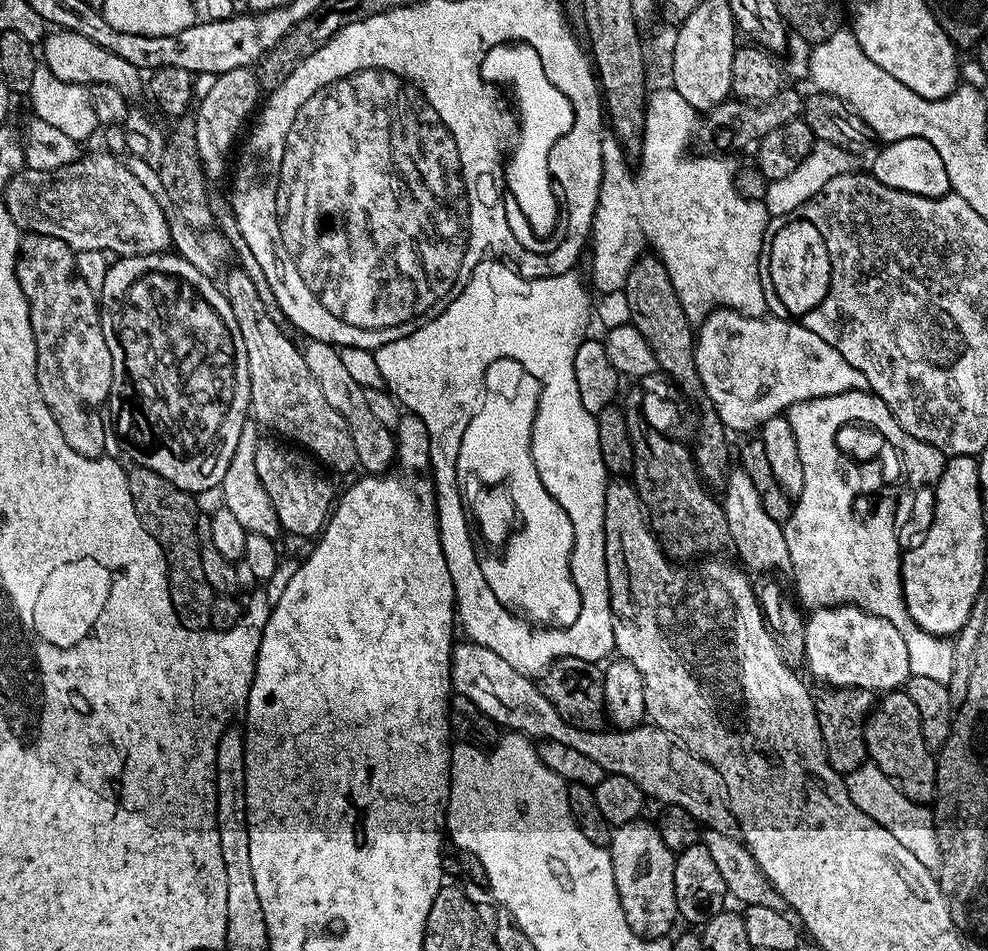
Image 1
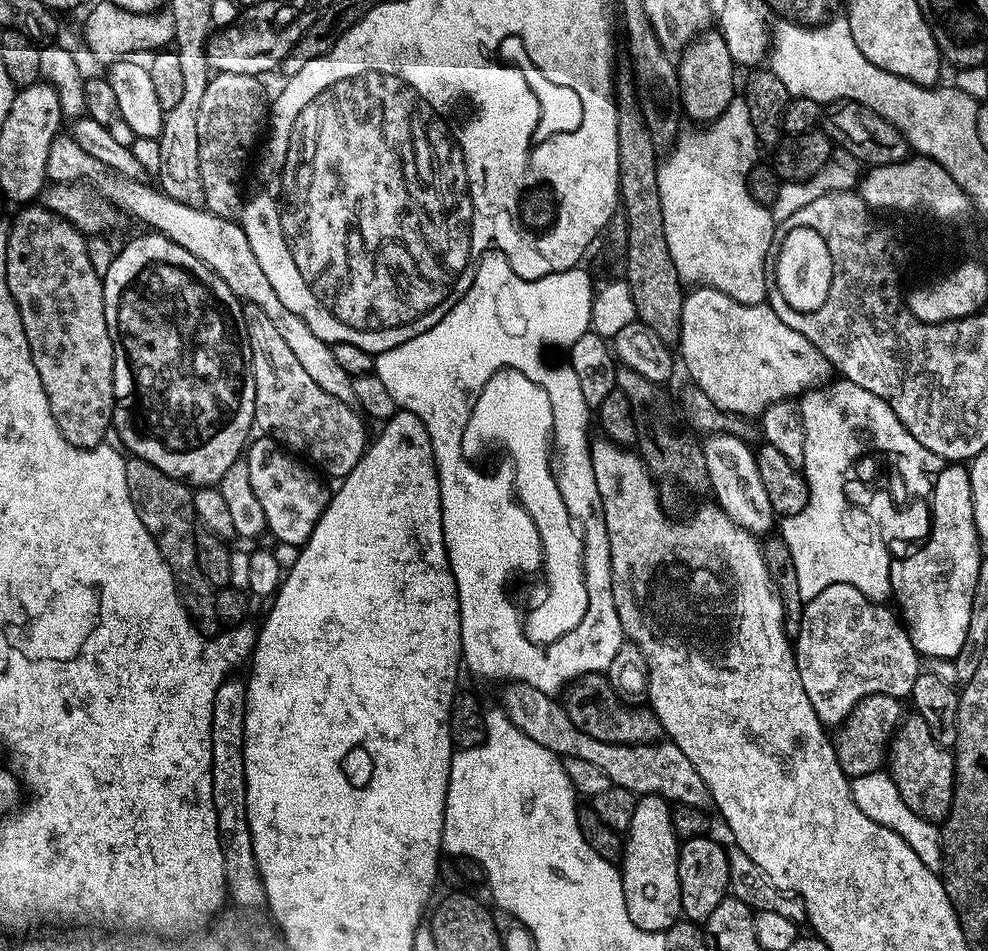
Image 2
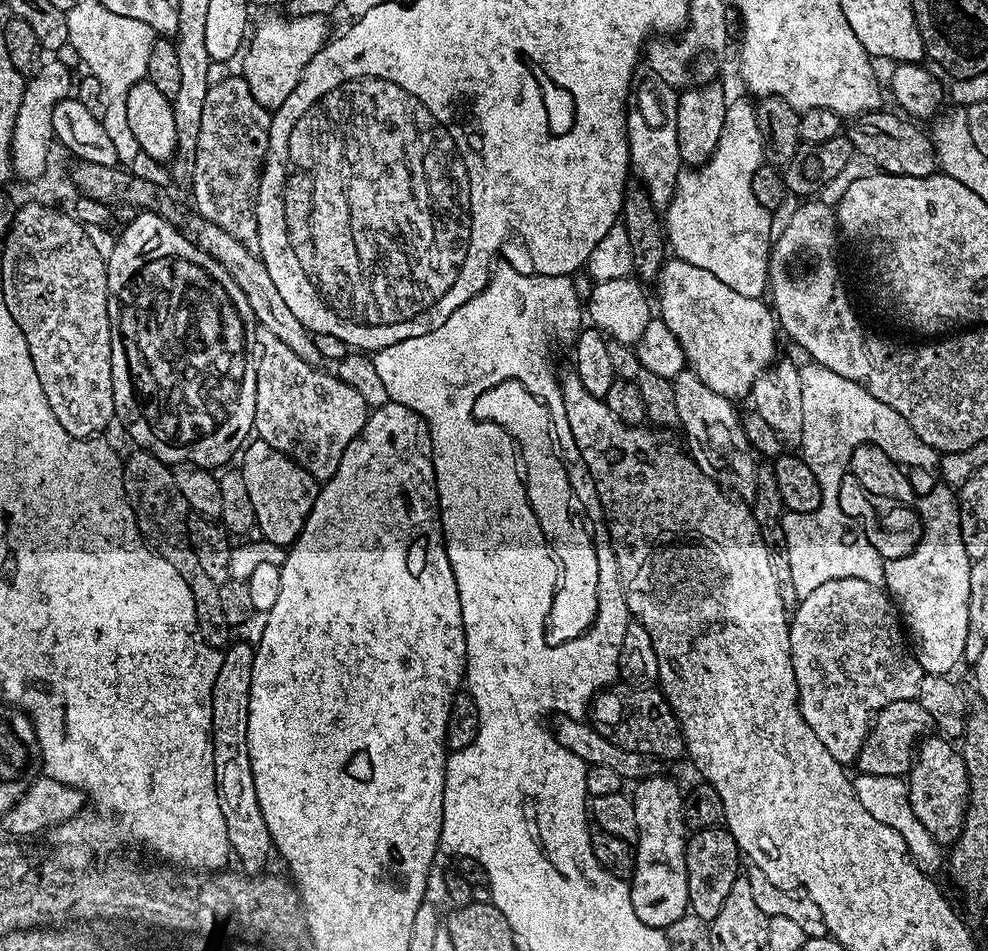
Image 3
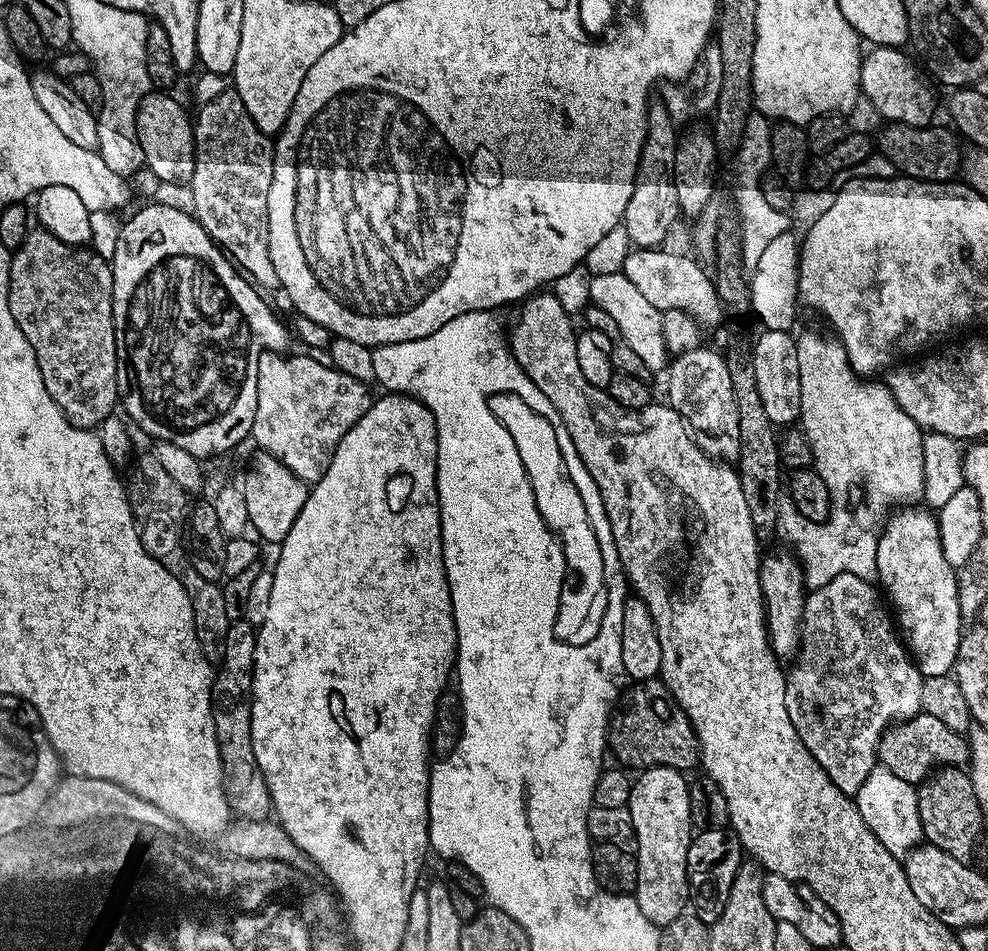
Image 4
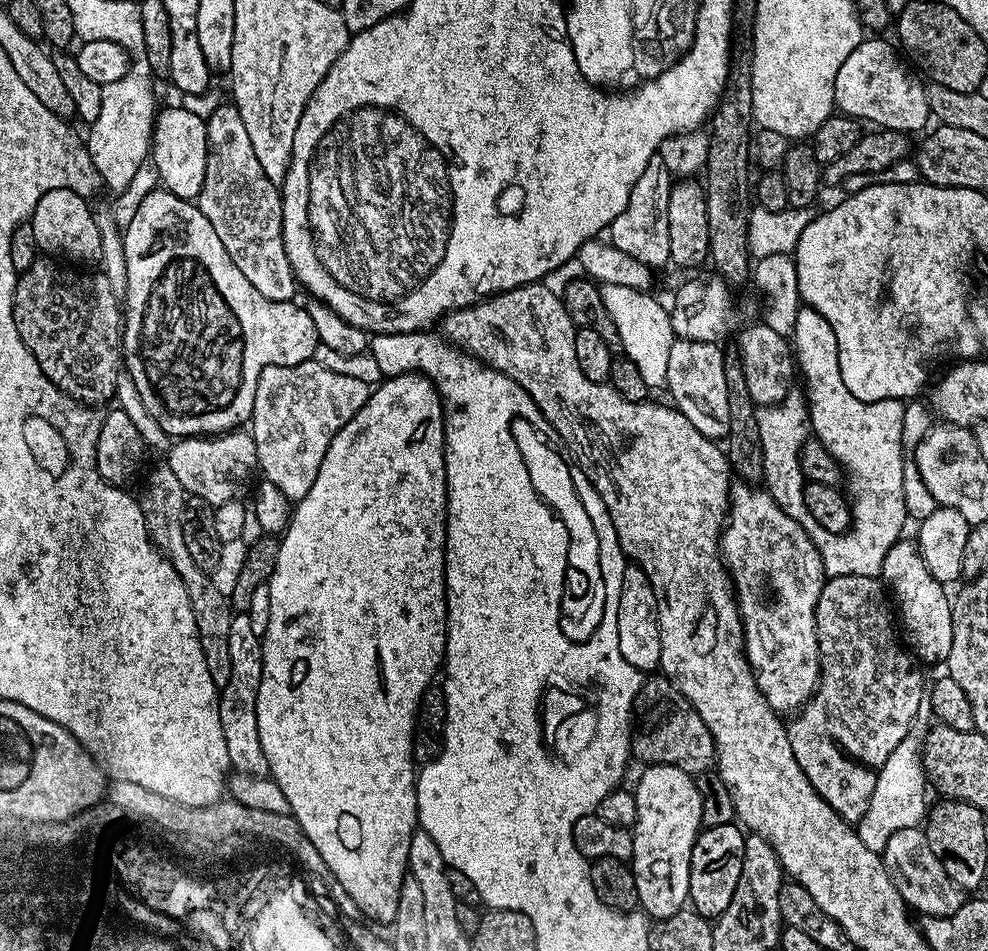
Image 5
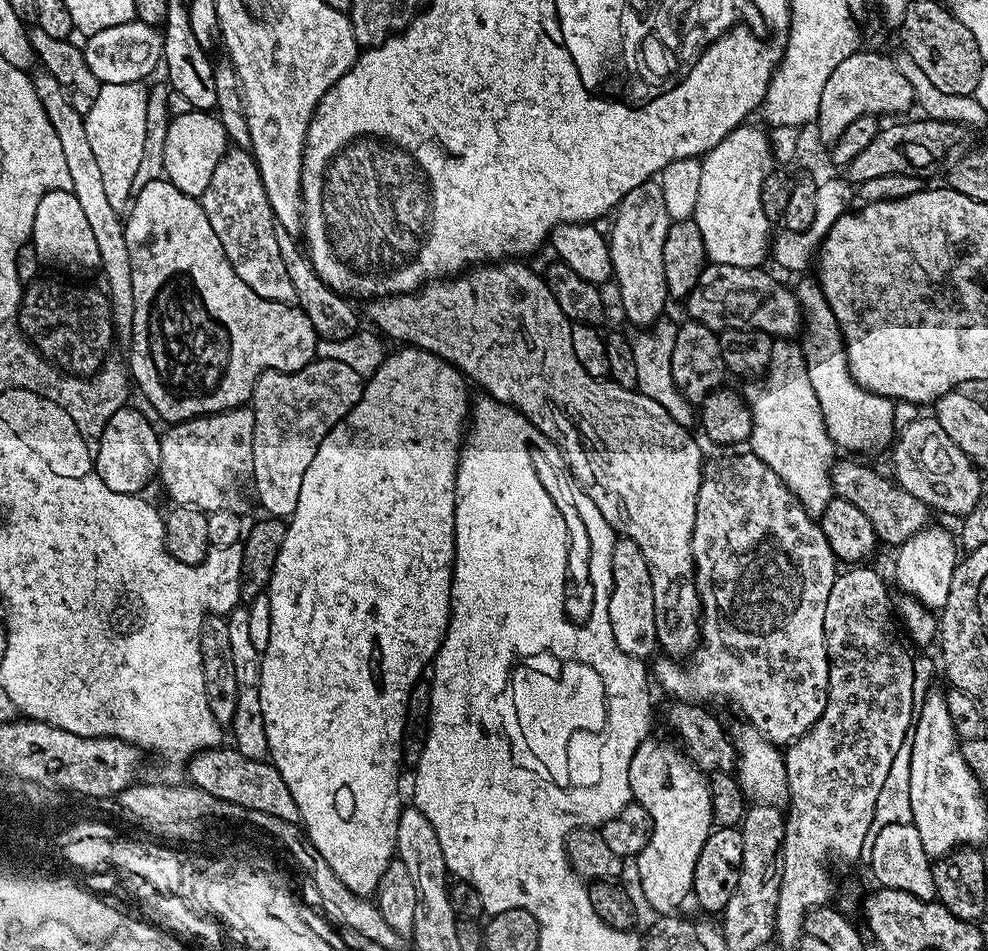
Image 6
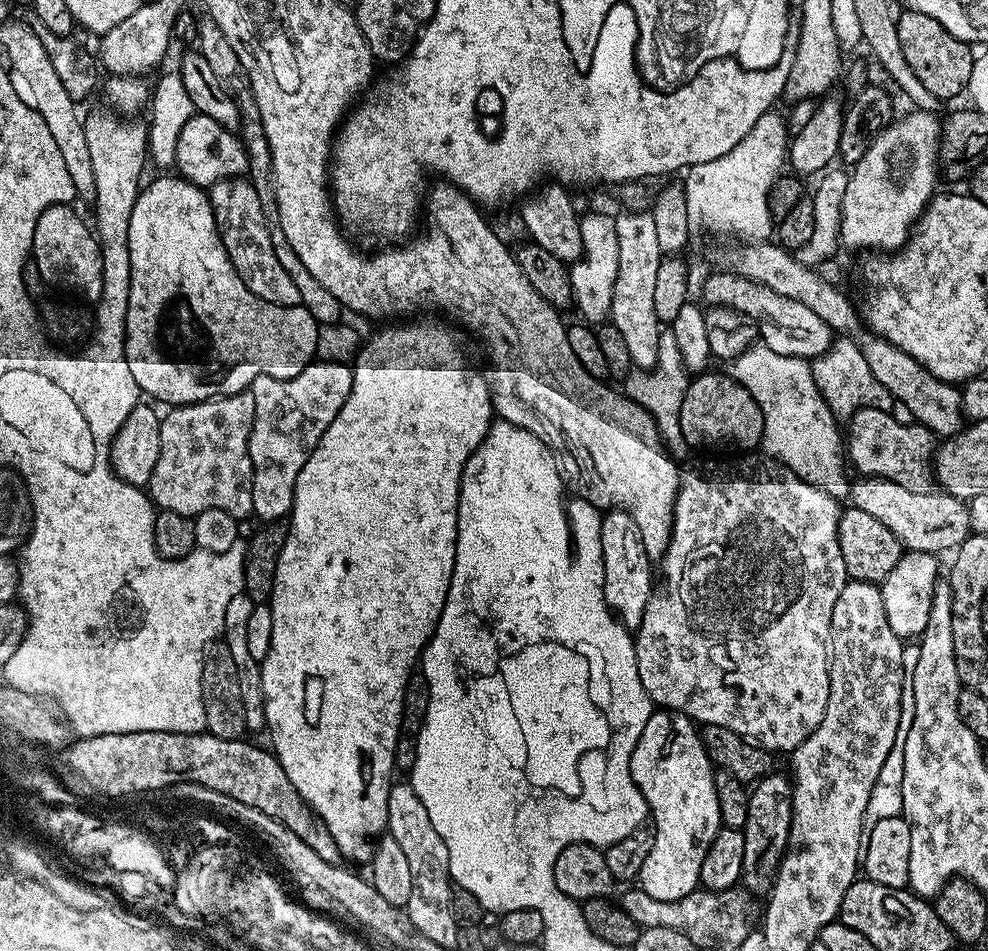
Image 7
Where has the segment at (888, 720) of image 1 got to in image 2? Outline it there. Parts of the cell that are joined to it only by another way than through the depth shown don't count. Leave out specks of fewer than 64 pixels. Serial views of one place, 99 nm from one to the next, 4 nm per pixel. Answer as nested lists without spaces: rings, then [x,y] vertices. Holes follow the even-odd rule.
[[[908,714],[901,719],[888,746],[886,768],[902,794],[902,802],[906,802],[914,814],[933,822],[942,822],[948,817],[956,785],[956,762],[949,749],[934,742],[934,734],[930,734],[920,716]]]

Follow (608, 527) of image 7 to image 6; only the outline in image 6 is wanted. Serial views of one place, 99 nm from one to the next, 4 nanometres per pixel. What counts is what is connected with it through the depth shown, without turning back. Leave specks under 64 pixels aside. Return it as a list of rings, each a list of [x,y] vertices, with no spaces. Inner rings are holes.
[[[627,538],[617,539],[614,546],[612,593],[608,613],[610,614],[610,630],[614,630],[614,642],[618,642],[622,651],[630,654],[636,660],[643,661],[657,655],[654,586],[650,582],[650,566],[646,566],[646,554],[642,554],[638,542]]]

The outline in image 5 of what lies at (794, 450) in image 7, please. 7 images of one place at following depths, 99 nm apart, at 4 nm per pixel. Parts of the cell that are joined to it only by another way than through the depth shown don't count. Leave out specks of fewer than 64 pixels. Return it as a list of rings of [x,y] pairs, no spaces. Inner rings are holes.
[[[793,390],[781,404],[764,406],[757,411],[758,438],[762,442],[762,462],[764,463],[763,483],[766,490],[778,502],[778,506],[794,522],[814,525],[814,517],[806,507],[806,494],[802,467],[799,466],[799,452],[803,443],[810,437],[810,425],[808,423],[808,402],[799,391]]]

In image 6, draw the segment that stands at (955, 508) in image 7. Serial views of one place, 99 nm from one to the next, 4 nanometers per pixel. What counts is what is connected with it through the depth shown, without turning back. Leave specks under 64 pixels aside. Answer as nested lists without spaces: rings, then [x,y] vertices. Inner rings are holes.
[[[844,456],[833,461],[831,468],[833,495],[858,507],[858,510],[870,519],[870,524],[874,526],[876,537],[881,543],[892,544],[891,547],[894,548],[899,547],[929,525],[930,509],[927,504],[914,498],[891,477],[886,474],[885,477],[872,467],[854,460],[857,459]]]

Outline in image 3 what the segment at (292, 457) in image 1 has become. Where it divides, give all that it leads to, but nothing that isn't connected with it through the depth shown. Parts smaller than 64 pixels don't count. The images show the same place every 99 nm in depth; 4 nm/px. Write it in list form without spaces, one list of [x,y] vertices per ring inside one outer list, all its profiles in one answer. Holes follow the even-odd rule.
[[[253,439],[243,456],[240,472],[250,502],[253,503],[256,524],[262,529],[264,540],[282,548],[291,547],[305,526],[317,500],[319,483],[295,460],[289,459],[265,440]]]

